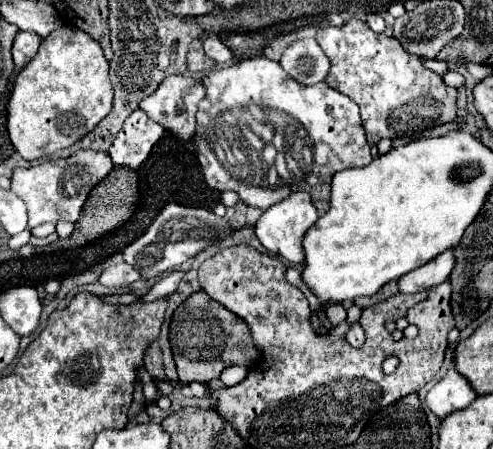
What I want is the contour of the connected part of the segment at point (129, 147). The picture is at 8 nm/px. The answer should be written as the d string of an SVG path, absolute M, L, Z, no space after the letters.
M141 109L131 113L127 121L123 123L123 129L117 133L109 155L115 165L125 165L131 169L137 169L147 155L151 153L153 145L161 139L163 127L155 121L149 121Z

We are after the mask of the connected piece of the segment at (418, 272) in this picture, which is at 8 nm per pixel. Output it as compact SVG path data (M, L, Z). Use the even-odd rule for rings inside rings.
M445 251L441 255L437 255L433 261L429 261L429 265L423 265L421 269L413 269L413 273L405 273L405 277L401 277L397 281L399 291L401 293L417 293L423 289L429 289L433 285L439 285L443 281L447 281L451 269L453 269L453 253Z

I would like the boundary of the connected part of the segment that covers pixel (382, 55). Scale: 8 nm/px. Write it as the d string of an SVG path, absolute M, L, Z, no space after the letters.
M349 19L341 27L321 29L317 43L331 61L325 83L359 105L369 145L377 145L383 137L415 135L455 119L457 89L447 87L441 75L421 67L419 57L405 53L395 37L373 33L365 21Z

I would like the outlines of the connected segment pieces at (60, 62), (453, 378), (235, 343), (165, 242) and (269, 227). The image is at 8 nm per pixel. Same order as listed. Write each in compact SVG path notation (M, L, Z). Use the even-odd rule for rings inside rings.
M61 27L41 41L39 53L23 67L7 105L7 131L15 151L35 161L71 147L113 107L113 85L103 49L85 31Z
M449 369L445 377L427 393L427 407L437 417L447 417L453 411L465 409L477 399L477 393L471 389L469 381L457 373L457 369Z
M203 291L193 293L183 305L175 309L169 341L179 369L179 381L183 383L209 383L213 379L219 379L223 369L231 365L251 367L259 357L247 325L237 315L227 311L221 303L209 299L209 295Z
M169 203L147 227L147 231L139 239L135 239L129 247L123 249L123 261L133 265L145 279L157 277L165 271L171 271L173 267L183 265L187 259L195 257L205 247L219 245L223 239L231 237L231 233L233 233L231 225L225 219L217 217L213 211Z
M291 193L287 199L283 199L281 203L273 205L273 207L269 207L261 215L261 219L255 223L255 235L267 251L299 265L299 263L305 261L305 251L301 249L301 241L305 239L305 233L317 221L317 217L319 215L317 215L315 205L311 203L309 193Z

